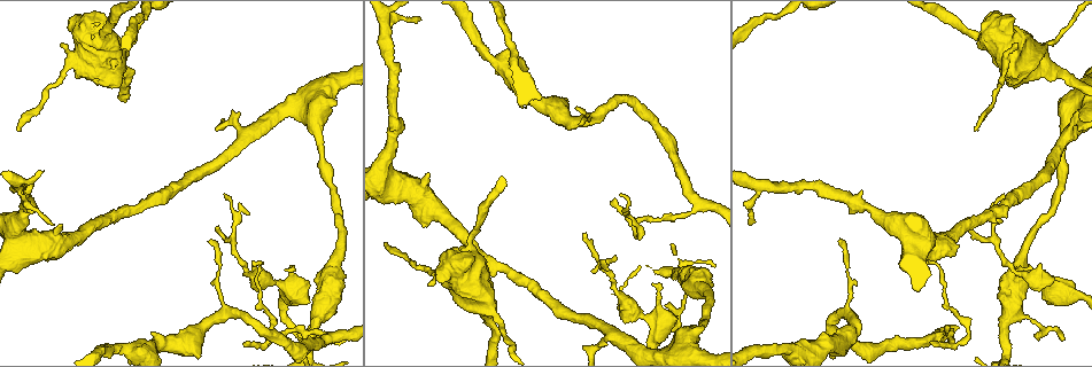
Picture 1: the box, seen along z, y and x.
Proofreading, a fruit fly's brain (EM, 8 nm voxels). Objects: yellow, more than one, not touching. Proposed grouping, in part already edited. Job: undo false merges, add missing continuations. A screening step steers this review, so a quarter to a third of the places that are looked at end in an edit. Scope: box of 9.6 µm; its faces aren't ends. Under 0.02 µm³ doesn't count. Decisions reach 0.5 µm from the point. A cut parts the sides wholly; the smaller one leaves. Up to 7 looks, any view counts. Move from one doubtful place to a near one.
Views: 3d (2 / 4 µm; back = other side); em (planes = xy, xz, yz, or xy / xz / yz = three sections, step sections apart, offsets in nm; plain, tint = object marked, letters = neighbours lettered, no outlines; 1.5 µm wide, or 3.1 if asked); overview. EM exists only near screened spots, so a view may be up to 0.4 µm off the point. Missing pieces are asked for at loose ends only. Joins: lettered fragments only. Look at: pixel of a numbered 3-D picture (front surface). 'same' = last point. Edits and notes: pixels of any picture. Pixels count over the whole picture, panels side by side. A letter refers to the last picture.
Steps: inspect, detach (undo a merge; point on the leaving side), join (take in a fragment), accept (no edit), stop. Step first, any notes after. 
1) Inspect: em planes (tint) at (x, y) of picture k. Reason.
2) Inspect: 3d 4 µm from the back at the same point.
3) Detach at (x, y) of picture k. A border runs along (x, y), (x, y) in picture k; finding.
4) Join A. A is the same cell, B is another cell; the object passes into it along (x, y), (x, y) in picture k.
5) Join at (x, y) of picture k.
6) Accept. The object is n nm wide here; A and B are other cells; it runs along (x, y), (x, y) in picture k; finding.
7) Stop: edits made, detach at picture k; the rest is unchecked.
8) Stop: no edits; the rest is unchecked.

Inspect: em xy step 4 (tint) at (942, 239) of picture 1. Sudden change in width.

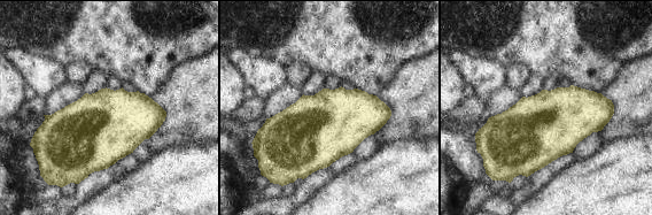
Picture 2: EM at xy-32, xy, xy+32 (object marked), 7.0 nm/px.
Inspect: em planes (letters) at the same point. Cut it another way.

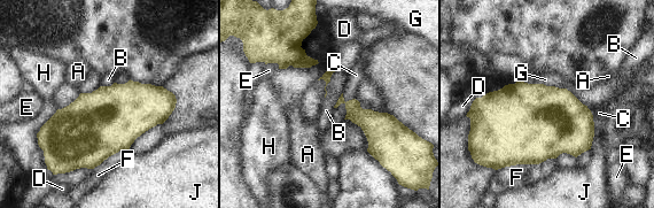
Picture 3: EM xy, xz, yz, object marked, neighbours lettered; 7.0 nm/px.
Accept. The object is 460 nm wide here; A, B, C, D, E, F, G, H and J are other cells; a border runs along (543, 84), (566, 87), (586, 106) in picture 3; continuous, no second neuron.

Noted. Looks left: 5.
Inspect: em xz step 4 (letters) at (121, 349) of picture 1. Sudden change in width.

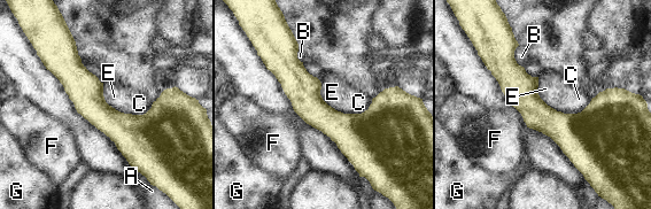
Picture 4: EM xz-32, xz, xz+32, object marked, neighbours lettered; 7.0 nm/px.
Accept. The object is 220 nm wide here; A, B, C, E, F and G are other cells; continuous, no second neuron.

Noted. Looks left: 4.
Inspect: em planes (letters) at (621, 194) of picture 1. Free end.

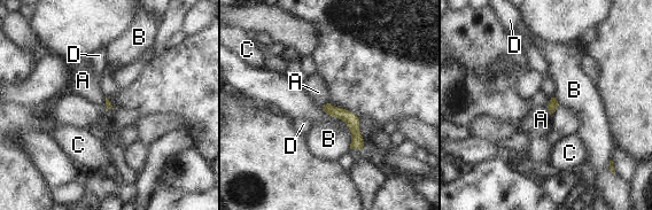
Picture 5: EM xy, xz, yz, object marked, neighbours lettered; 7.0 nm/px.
Accept. A, B, C and D are other cells; a border runs along (546, 107), (550, 115) in picture 5; none of them fits.

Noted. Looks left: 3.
Stop: no edits; the rest is unchecked.

